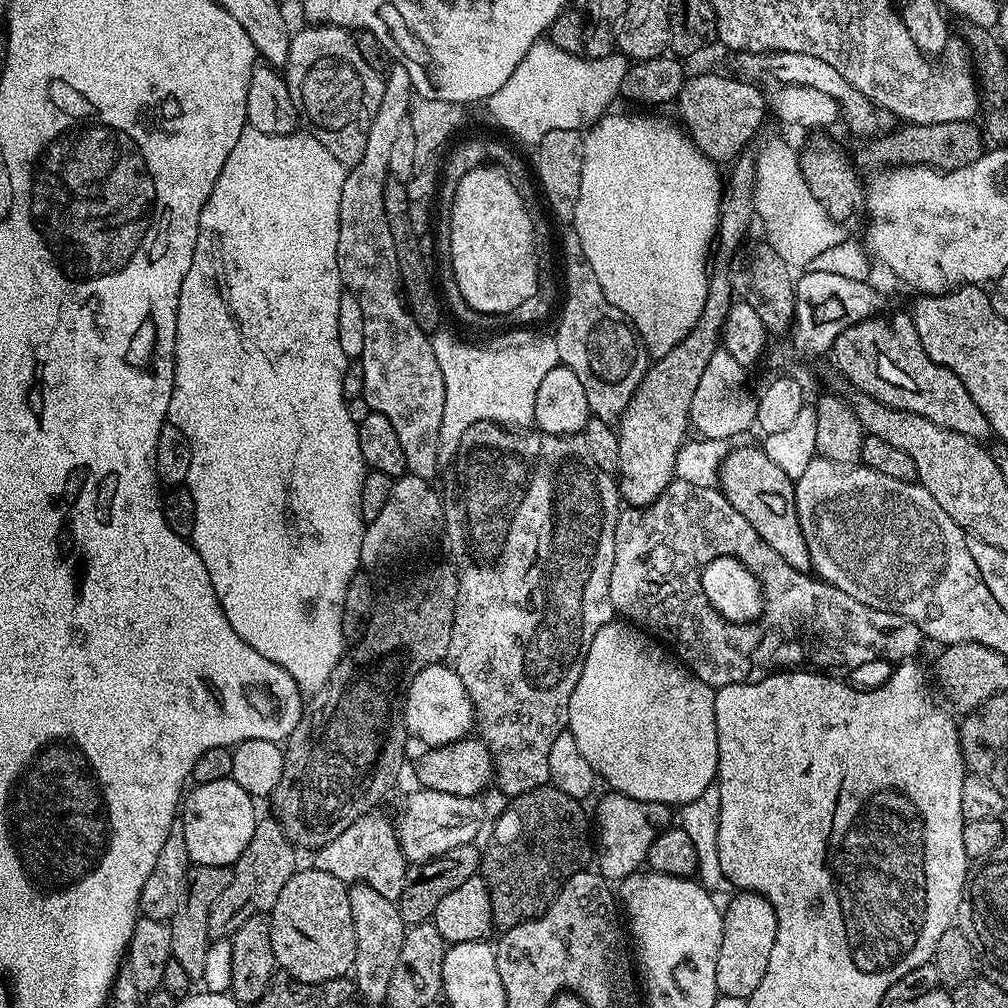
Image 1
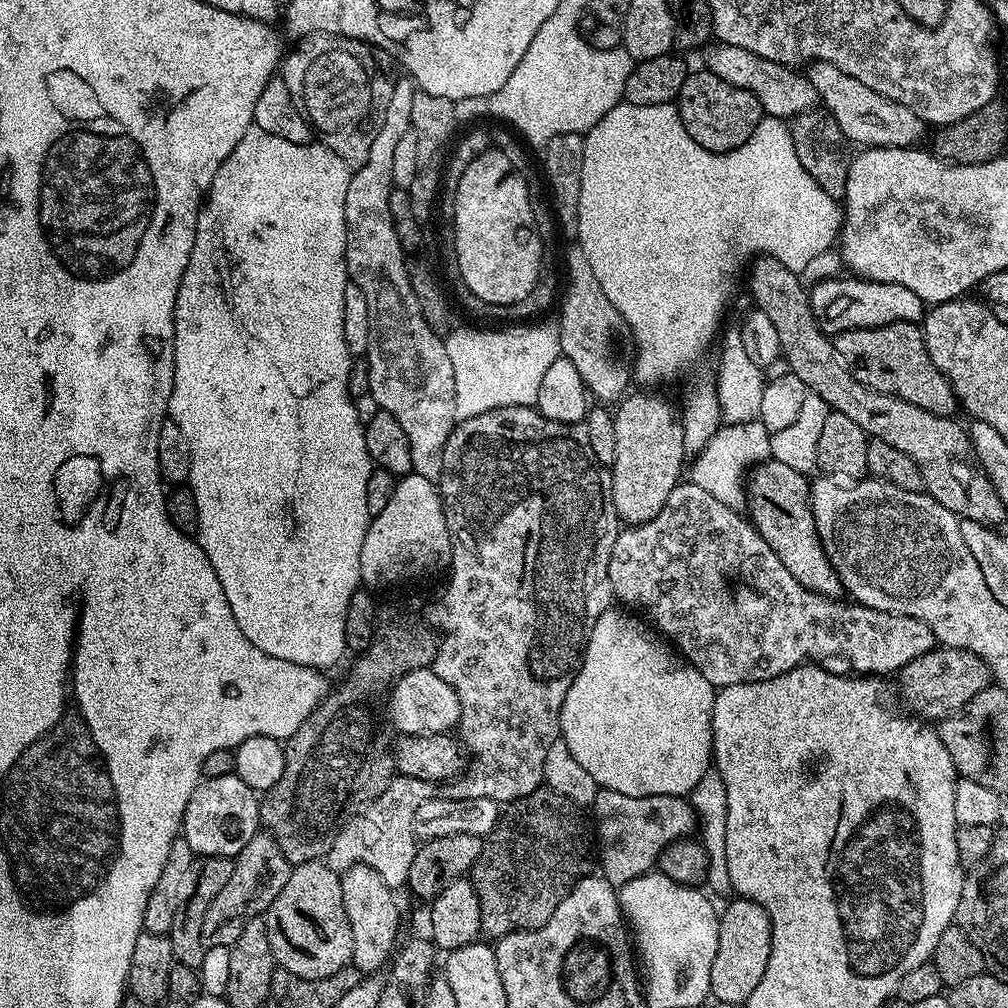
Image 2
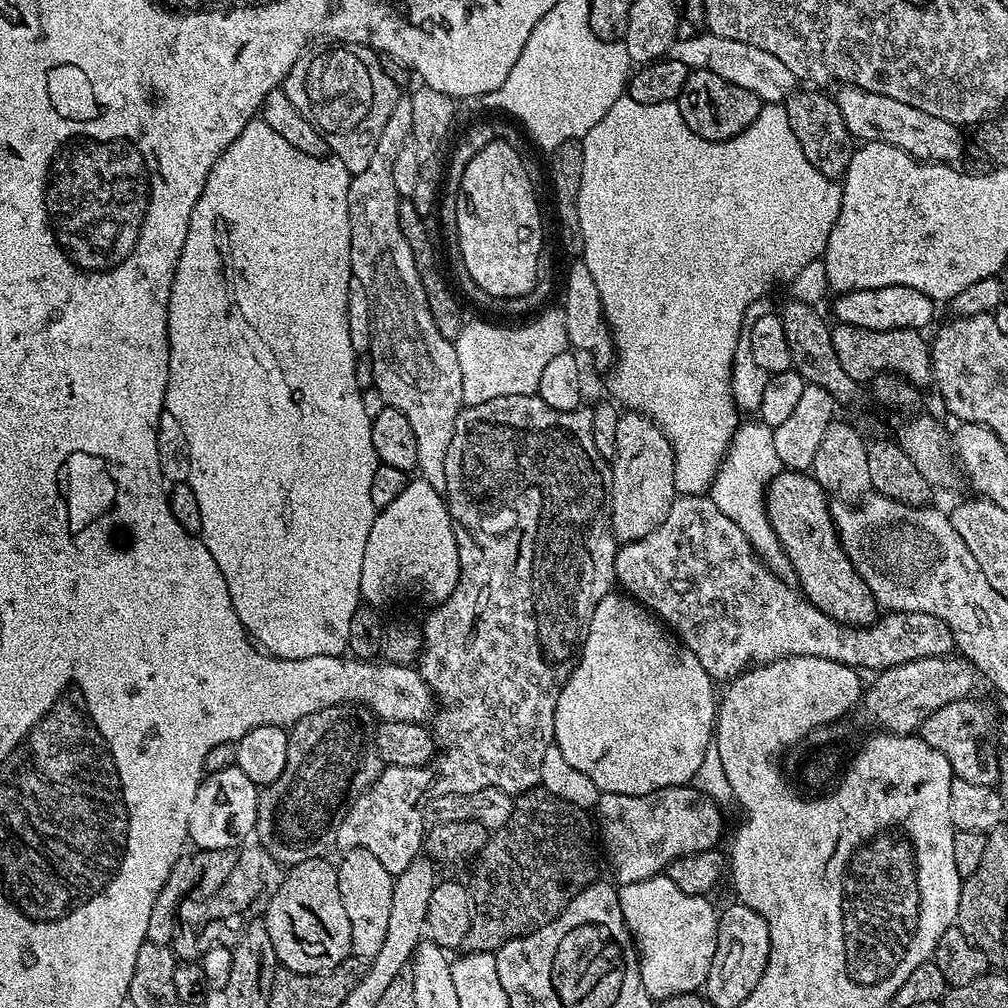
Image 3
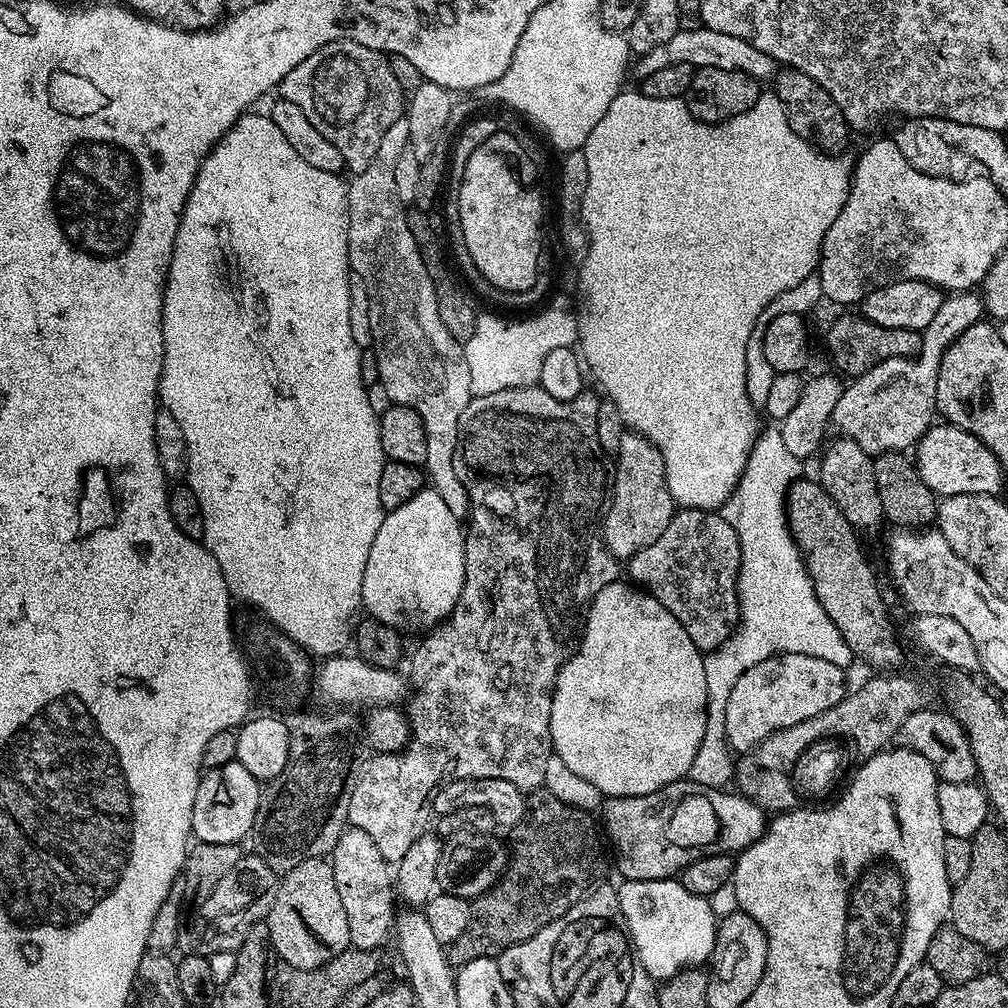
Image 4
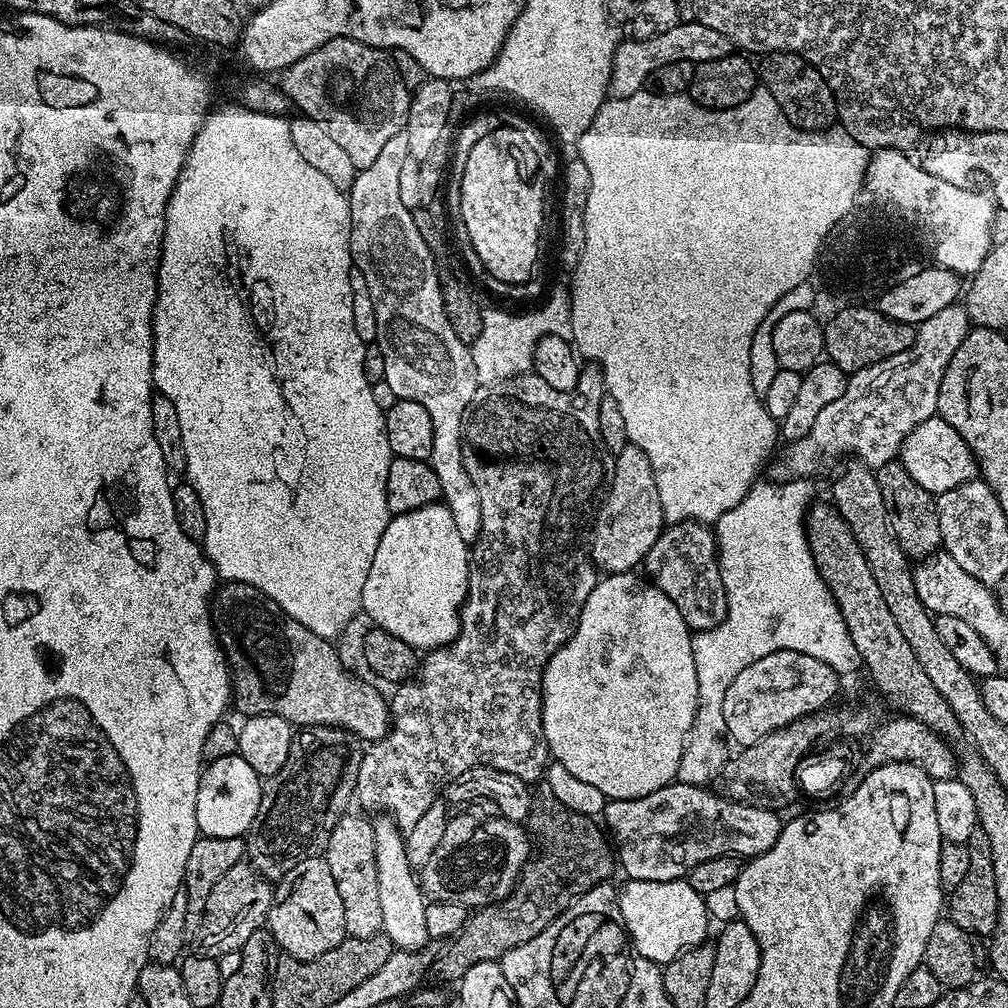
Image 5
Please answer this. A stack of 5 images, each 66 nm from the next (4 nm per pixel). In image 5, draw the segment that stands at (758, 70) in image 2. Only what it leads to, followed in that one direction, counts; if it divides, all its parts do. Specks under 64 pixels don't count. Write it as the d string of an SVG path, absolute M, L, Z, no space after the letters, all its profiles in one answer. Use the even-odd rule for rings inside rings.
M699 19L681 22L670 26L662 34L654 38L638 40L635 38L621 39L616 45L616 53L612 59L612 77L608 83L608 91L615 98L626 98L630 94L641 91L647 85L650 74L654 70L666 66L666 62L714 62L714 58L726 58L733 55L734 46L726 38L726 34L718 34L718 30L710 30L710 26L700 23Z

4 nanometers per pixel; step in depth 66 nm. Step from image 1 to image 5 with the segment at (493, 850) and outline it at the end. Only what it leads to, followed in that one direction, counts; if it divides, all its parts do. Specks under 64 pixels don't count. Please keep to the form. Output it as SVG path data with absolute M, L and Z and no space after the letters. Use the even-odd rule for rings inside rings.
M546 780L541 781L536 787L532 792L531 810L526 826L529 833L536 839L538 851L529 857L527 866L520 872L520 878L511 894L503 900L498 900L473 911L464 928L460 931L459 937L455 937L443 951L444 976L452 982L458 982L465 976L466 971L470 970L470 967L476 966L478 962L498 962L515 946L520 946L522 943L536 938L554 918L560 916L582 893L613 879L611 876L612 868L614 872L614 848L605 829L593 817L570 811L562 805L562 802L558 802Z

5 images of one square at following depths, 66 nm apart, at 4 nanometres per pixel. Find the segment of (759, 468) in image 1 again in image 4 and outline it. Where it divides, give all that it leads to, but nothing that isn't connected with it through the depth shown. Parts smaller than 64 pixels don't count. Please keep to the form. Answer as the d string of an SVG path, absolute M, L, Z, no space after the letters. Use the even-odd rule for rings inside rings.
M815 479L793 480L788 488L786 511L788 529L798 546L808 576L822 602L822 610L830 614L830 622L838 626L842 638L850 646L853 657L865 660L872 670L900 670L904 664L904 652L896 637L896 628L888 617L884 596L876 585L876 576L860 553L857 529L838 510L834 498L826 494Z

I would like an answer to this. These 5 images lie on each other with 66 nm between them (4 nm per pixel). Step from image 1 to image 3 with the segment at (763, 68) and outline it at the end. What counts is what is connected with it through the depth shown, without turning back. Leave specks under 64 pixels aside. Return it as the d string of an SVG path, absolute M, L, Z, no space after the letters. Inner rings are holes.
M841 83L837 88L840 89L834 92L834 99L849 134L857 141L886 142L925 162L956 162L963 154L964 140L957 125L934 118L934 114L926 114L926 110L918 110L918 106L906 106L906 102L898 102L898 98L886 98L886 94L874 94L854 84Z

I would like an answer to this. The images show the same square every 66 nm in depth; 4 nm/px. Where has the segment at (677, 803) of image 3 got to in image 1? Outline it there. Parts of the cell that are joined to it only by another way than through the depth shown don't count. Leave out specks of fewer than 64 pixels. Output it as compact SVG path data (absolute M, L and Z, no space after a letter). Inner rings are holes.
M620 792L605 793L596 804L596 818L594 814L594 864L605 880L622 882L627 876L635 876L647 861L650 842L654 842L657 832L669 827L670 808L658 802L635 800Z

